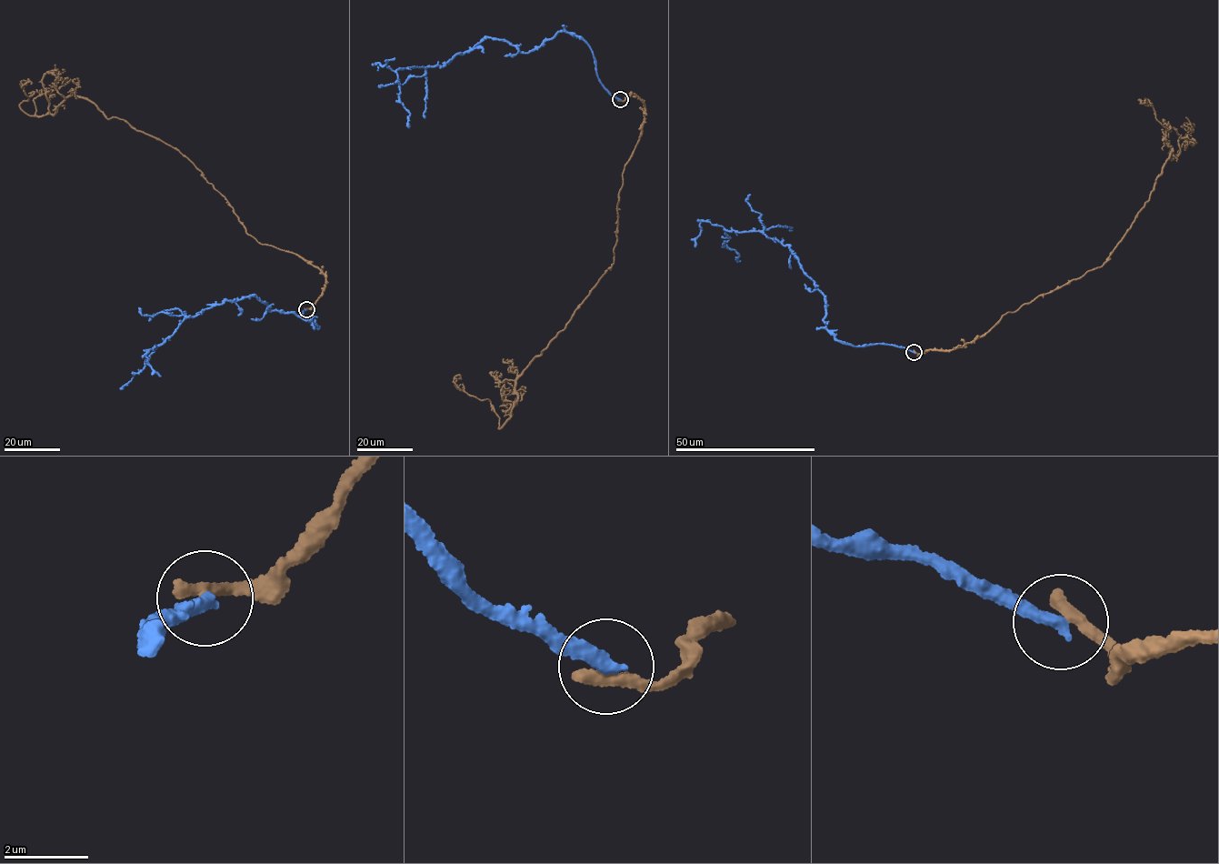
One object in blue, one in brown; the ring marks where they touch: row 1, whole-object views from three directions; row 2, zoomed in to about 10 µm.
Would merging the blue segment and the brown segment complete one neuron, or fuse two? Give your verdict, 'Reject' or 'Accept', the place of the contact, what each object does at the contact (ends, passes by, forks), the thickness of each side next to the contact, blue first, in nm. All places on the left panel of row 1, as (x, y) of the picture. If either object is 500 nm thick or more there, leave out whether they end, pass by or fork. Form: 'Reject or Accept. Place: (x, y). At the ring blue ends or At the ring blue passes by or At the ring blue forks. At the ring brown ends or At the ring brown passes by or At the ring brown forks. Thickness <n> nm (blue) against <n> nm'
Reject. Place: (306, 309). At the ring blue ends. At the ring brown ends. Thickness 360 nm (blue) against 380 nm

